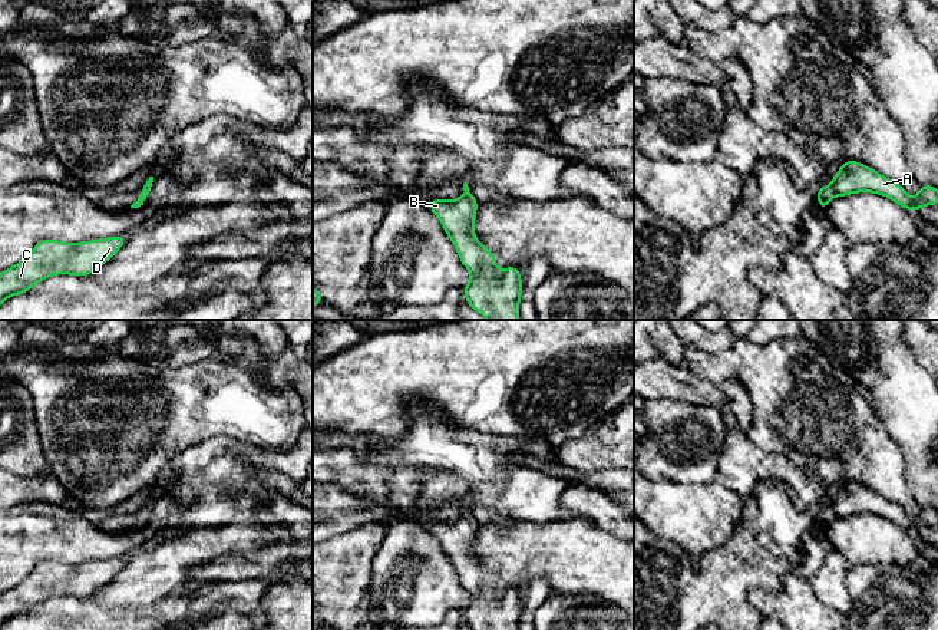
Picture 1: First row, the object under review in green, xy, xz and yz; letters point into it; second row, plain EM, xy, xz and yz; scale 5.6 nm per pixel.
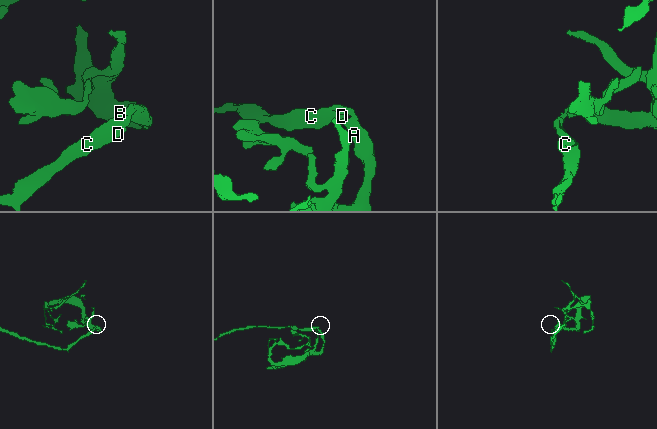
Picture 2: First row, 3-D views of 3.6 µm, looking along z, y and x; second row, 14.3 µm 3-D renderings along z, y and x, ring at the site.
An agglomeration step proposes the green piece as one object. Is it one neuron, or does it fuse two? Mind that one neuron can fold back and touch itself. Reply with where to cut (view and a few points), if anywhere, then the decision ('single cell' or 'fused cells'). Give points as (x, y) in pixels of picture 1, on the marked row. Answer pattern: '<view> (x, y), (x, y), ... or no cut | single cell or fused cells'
no cut | single cell

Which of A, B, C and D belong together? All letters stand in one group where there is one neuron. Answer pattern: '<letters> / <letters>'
A B C D

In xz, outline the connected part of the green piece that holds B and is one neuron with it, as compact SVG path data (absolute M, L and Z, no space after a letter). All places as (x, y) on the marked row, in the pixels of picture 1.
M468 182L463 184L463 191L458 199L433 199L429 204L455 244L460 263L472 273L463 296L473 310L489 320L519 320L518 306L524 287L519 268L496 271L495 253L486 250L473 235L478 201L469 192Z

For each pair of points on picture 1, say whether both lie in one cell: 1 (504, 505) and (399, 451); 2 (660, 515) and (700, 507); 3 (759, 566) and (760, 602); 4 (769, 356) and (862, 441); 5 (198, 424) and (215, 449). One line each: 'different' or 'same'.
1: same
2: same
3: different
4: same
5: different

